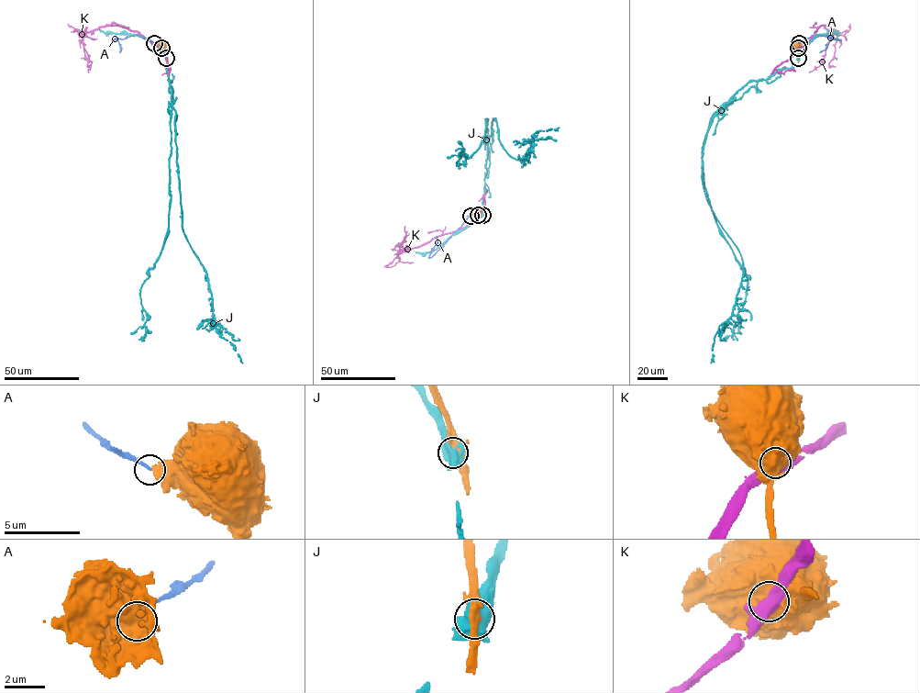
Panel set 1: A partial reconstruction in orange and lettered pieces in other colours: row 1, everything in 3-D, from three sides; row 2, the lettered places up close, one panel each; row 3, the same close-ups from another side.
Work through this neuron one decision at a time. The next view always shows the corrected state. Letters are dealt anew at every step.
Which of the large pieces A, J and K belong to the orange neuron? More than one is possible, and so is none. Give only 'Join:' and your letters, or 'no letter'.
Join: no letter

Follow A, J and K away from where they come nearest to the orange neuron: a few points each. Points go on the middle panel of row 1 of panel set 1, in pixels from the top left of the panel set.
A: (471, 216), (429, 257), (437, 241), (436, 236)
J: (482, 215), (493, 118), (498, 139), (515, 159), (523, 160), (528, 154), (532, 136), (537, 131), (559, 128)
K: (478, 215), (458, 230), (404, 251), (399, 245), (405, 240), (404, 226)

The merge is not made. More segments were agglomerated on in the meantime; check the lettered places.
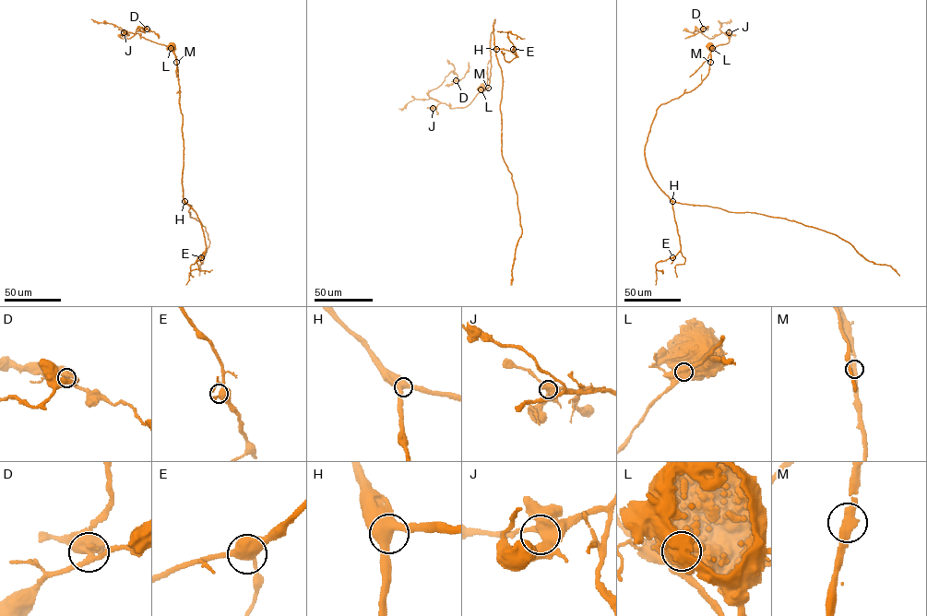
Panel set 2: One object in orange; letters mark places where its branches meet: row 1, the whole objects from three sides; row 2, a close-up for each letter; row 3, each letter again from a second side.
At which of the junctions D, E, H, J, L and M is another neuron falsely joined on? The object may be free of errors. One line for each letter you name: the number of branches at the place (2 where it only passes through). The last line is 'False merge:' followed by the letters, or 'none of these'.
L: 2
False merge: L

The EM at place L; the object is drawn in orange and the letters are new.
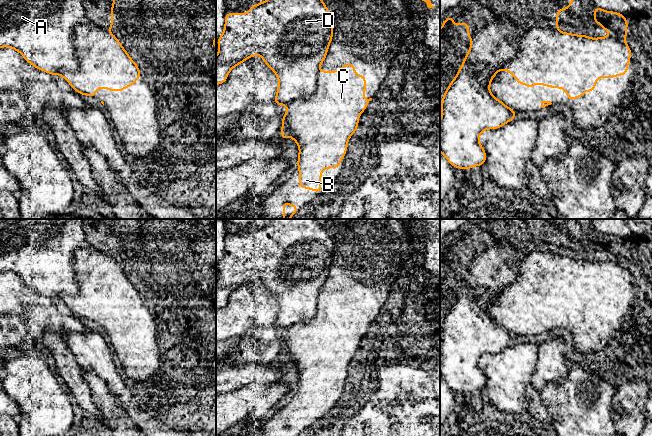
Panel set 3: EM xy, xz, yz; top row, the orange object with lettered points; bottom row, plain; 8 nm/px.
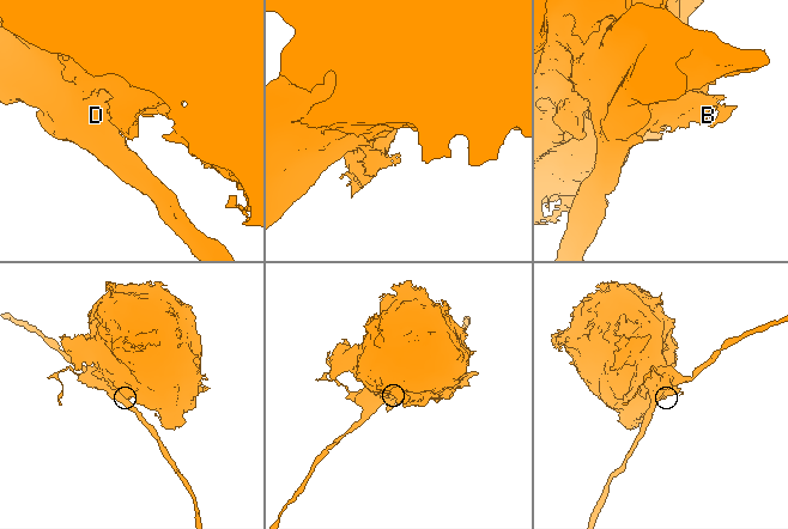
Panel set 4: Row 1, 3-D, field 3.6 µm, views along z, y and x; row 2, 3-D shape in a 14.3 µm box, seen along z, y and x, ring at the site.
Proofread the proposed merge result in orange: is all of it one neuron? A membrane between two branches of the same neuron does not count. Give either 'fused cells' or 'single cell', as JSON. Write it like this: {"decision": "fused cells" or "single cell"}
{"decision": "fused cells"}

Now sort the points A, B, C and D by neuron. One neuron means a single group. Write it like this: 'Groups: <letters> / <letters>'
Groups: A B D / C

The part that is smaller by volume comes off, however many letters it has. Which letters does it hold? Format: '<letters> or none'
A, B, D

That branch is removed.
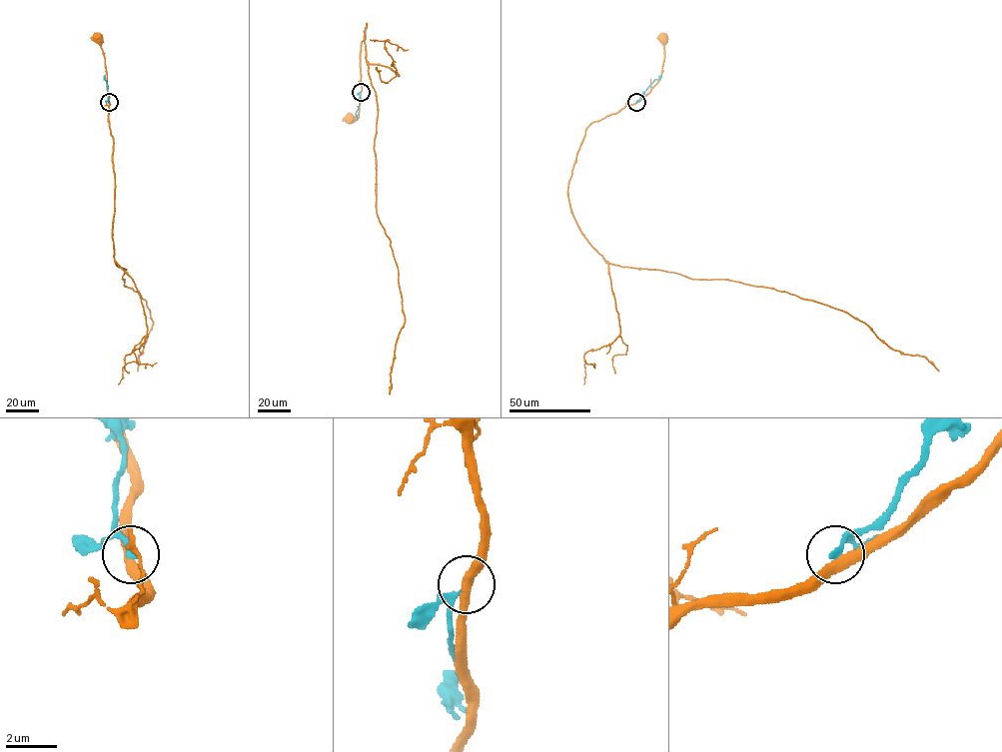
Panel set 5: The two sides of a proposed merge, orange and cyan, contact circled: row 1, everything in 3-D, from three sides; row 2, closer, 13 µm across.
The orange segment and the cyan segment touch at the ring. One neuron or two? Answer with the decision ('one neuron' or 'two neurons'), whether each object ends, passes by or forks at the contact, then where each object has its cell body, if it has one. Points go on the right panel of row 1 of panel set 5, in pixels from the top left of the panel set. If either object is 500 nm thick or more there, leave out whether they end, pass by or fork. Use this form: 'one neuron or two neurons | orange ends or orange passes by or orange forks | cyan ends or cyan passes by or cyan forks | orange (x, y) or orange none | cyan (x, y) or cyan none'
two neurons | orange passes by | cyan ends | orange (661, 37) | cyan none

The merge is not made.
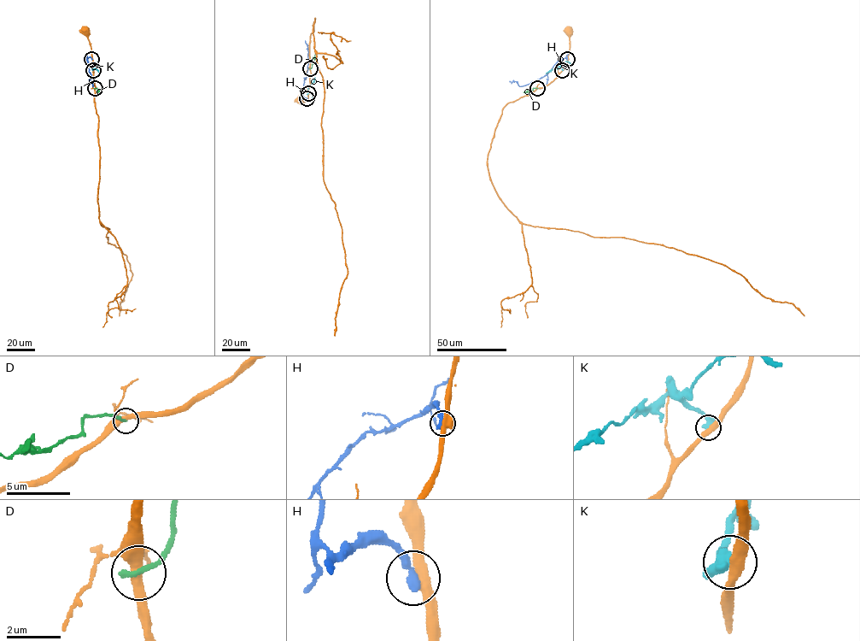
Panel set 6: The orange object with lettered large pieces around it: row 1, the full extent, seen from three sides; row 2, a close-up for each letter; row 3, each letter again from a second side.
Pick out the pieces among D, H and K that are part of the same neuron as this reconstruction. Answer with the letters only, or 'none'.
none

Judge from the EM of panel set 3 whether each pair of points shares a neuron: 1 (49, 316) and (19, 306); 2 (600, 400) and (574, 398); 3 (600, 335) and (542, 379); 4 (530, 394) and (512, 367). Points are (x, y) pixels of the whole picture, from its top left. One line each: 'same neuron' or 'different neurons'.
1: same neuron
2: same neuron
3: different neurons
4: different neurons

